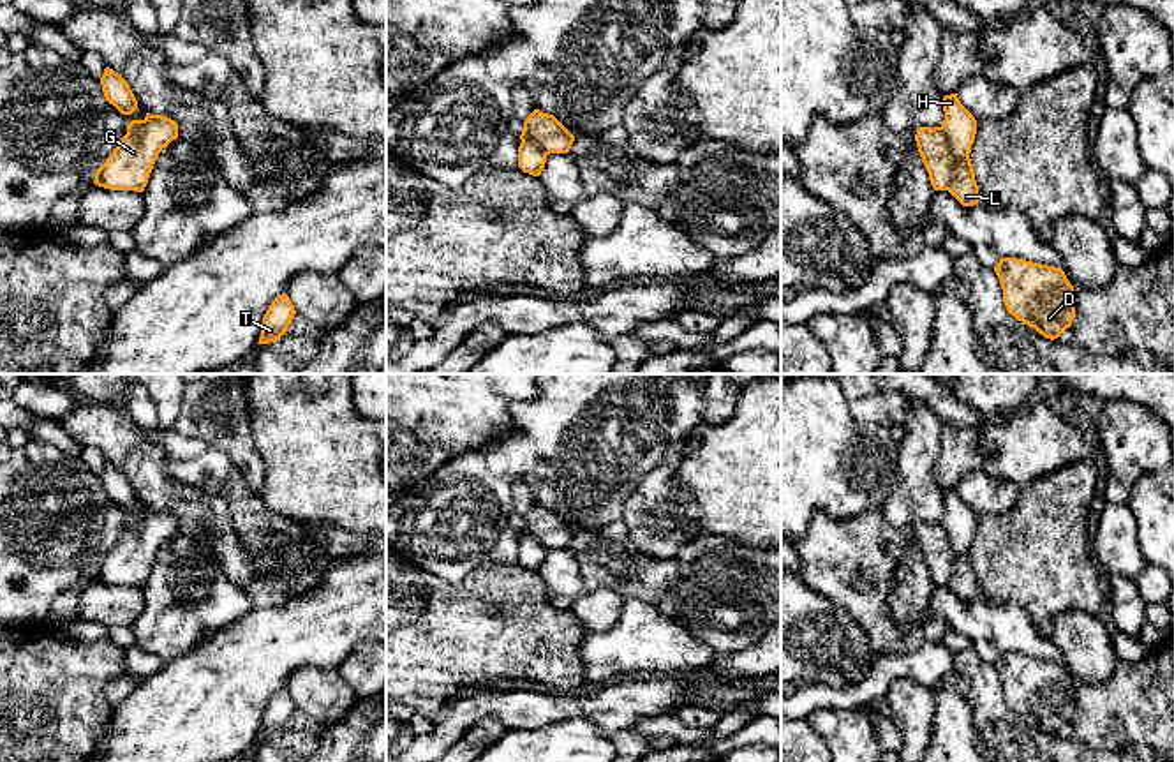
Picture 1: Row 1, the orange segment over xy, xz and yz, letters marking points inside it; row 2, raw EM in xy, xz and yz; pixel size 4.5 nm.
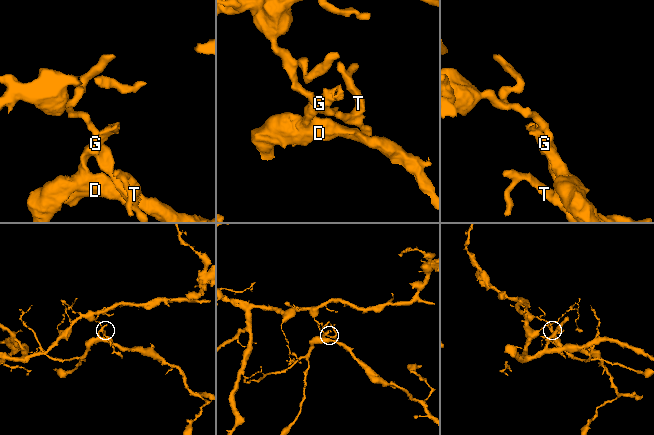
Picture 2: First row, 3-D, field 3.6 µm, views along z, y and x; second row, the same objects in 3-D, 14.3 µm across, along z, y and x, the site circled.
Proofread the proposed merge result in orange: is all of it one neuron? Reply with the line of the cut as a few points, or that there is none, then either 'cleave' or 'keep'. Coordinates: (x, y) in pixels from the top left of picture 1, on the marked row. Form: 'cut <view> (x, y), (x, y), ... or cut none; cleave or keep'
cut yz (940, 127), (951, 145), (954, 161), (954, 180), (949, 189); cleave

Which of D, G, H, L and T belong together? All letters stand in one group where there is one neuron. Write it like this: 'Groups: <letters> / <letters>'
Groups: D G / H L T

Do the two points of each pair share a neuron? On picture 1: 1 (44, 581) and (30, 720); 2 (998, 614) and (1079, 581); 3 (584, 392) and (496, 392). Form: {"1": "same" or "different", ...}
{"1": "different", "2": "different", "3": "different"}

